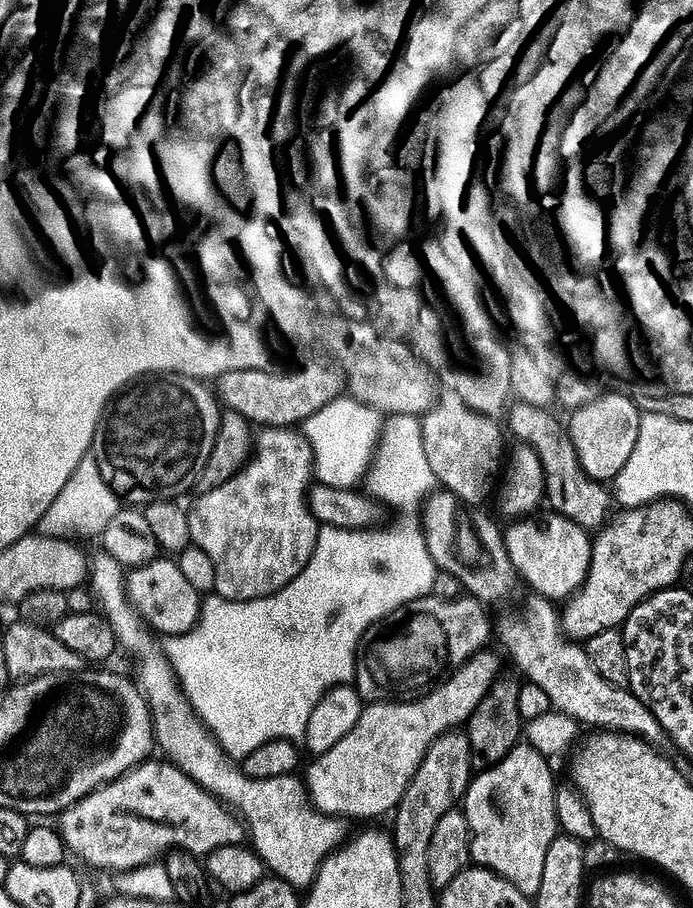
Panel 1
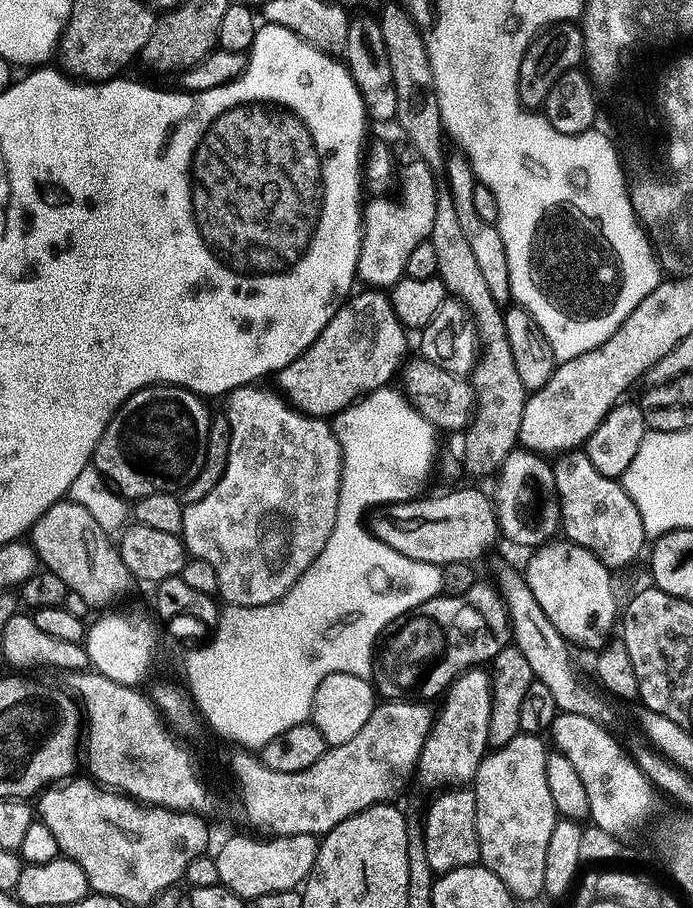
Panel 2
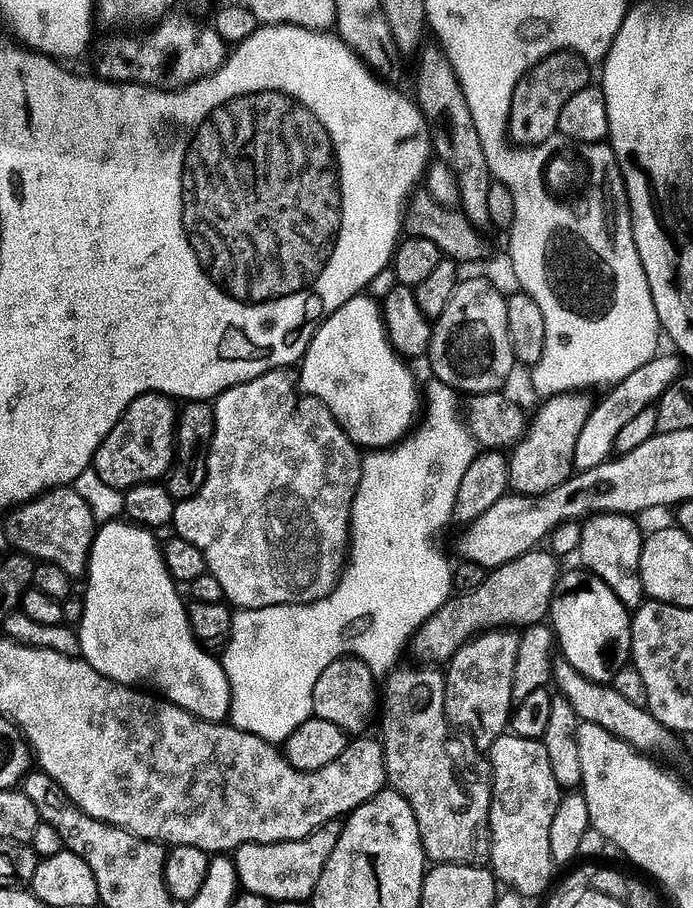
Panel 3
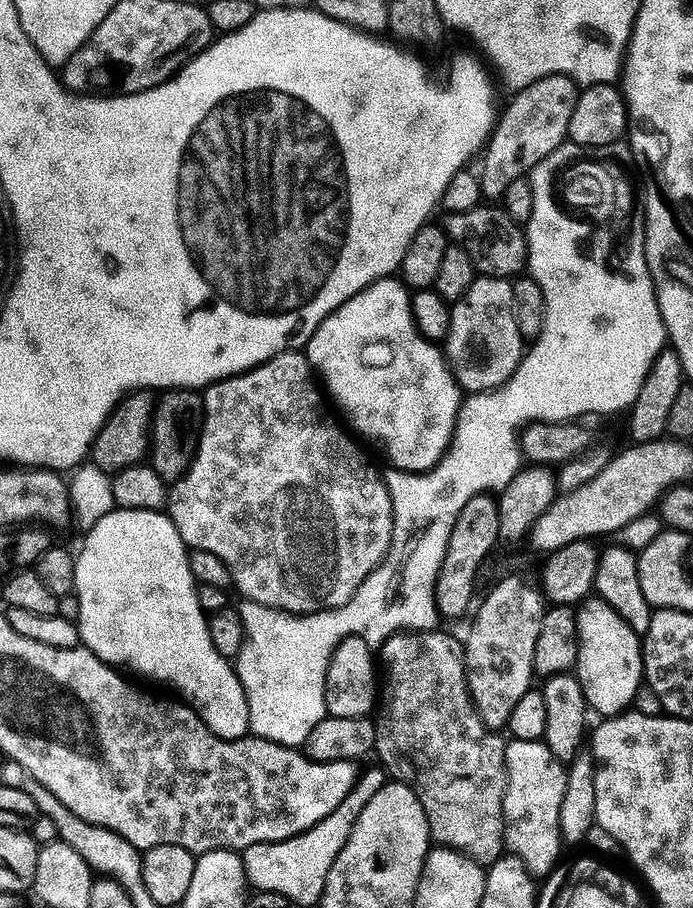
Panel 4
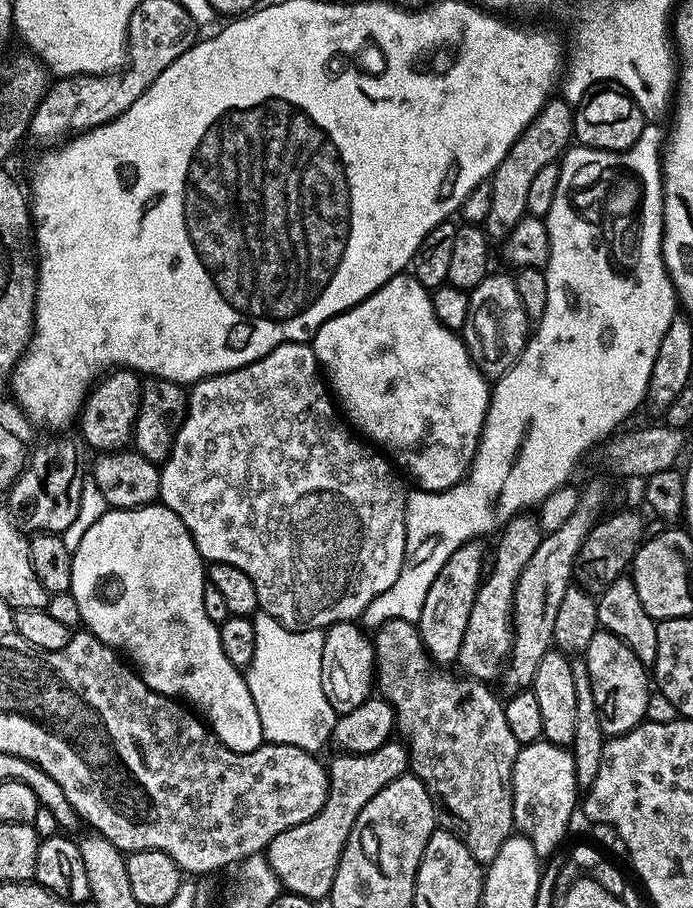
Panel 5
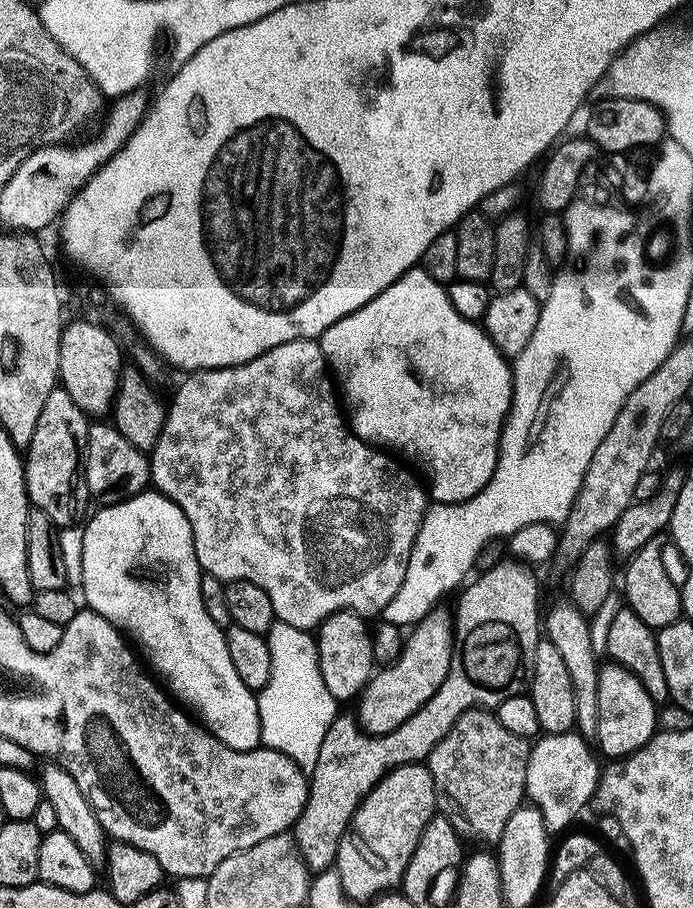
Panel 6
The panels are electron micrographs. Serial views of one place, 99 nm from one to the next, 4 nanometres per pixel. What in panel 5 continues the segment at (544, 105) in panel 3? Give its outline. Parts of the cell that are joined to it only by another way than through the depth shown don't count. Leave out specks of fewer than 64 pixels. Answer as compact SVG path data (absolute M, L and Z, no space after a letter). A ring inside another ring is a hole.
M563 98L548 101L538 118L522 134L522 138L510 150L506 162L492 177L492 205L486 217L486 231L493 241L503 242L528 215L528 199L534 178L542 174L546 166L556 164L569 151L574 140L574 108Z

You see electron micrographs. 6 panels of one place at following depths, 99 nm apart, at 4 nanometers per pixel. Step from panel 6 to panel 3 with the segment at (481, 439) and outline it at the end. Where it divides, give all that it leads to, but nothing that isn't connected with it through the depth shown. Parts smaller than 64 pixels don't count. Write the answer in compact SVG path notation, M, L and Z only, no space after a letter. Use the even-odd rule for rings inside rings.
M368 294L356 296L316 329L308 353L298 368L298 384L307 395L327 406L338 426L342 426L344 433L361 449L383 450L399 444L413 431L422 412L422 388L420 392L416 376L407 368L405 358L389 344L381 301L370 297Z

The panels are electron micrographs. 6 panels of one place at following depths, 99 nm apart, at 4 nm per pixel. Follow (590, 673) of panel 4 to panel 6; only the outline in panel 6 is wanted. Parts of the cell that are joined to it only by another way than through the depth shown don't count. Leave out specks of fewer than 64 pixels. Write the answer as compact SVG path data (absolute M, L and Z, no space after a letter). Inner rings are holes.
M605 663L600 670L598 682L598 710L600 711L600 725L595 743L600 744L599 751L609 757L609 761L624 760L627 756L633 756L642 746L651 742L658 731L657 717L658 705L650 694L646 694L646 686L630 674L621 664Z

